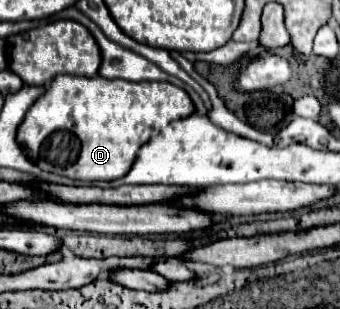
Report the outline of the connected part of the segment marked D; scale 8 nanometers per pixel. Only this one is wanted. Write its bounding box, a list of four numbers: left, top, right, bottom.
[17,75,195,181]

